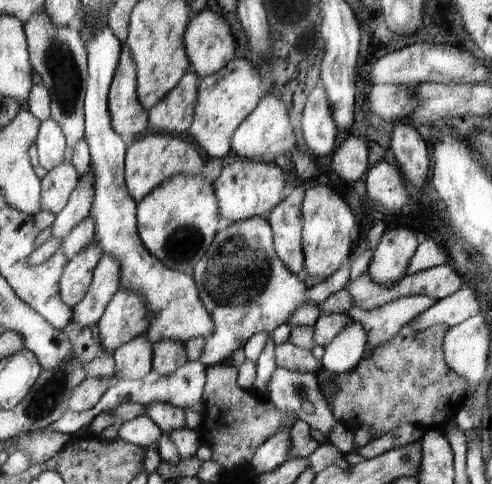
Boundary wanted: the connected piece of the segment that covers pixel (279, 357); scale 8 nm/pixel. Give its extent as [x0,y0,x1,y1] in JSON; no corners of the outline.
[275,341,320,373]

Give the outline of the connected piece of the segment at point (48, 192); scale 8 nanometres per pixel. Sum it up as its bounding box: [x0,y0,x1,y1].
[43,161,80,215]

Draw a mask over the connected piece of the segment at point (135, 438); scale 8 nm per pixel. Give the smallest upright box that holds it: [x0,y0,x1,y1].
[118,415,163,449]

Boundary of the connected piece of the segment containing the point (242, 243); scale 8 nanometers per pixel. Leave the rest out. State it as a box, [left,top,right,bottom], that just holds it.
[190,217,357,367]

